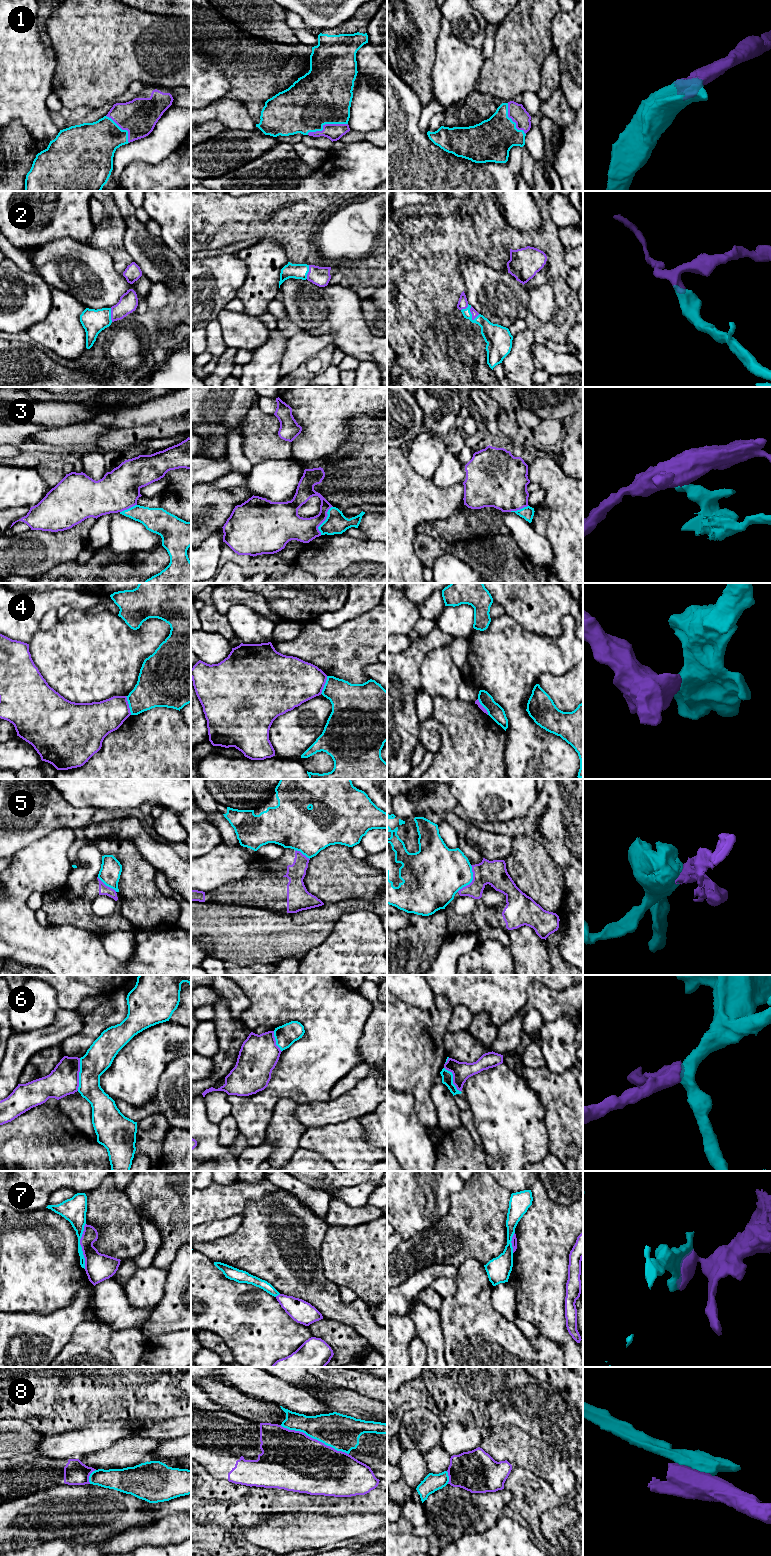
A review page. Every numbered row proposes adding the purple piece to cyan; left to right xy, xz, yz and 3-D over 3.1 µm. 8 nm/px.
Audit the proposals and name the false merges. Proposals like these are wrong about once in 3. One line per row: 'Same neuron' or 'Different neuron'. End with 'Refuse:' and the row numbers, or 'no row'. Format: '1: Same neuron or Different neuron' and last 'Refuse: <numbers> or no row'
1: Same neuron
2: Same neuron
3: Different neuron
4: Different neuron
5: Different neuron
6: Different neuron
7: Different neuron
8: Different neuron
Refuse: 3, 4, 5, 6, 7, 8

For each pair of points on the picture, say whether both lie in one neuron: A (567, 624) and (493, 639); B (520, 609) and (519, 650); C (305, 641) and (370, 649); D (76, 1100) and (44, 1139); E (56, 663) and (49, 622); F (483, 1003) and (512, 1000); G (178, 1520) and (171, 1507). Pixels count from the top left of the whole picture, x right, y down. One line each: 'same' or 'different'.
A: same
B: different
C: same
D: different
E: different
F: same
G: different

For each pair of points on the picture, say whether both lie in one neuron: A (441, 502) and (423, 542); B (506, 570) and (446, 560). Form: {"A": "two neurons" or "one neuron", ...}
{"A": "two neurons", "B": "two neurons"}

